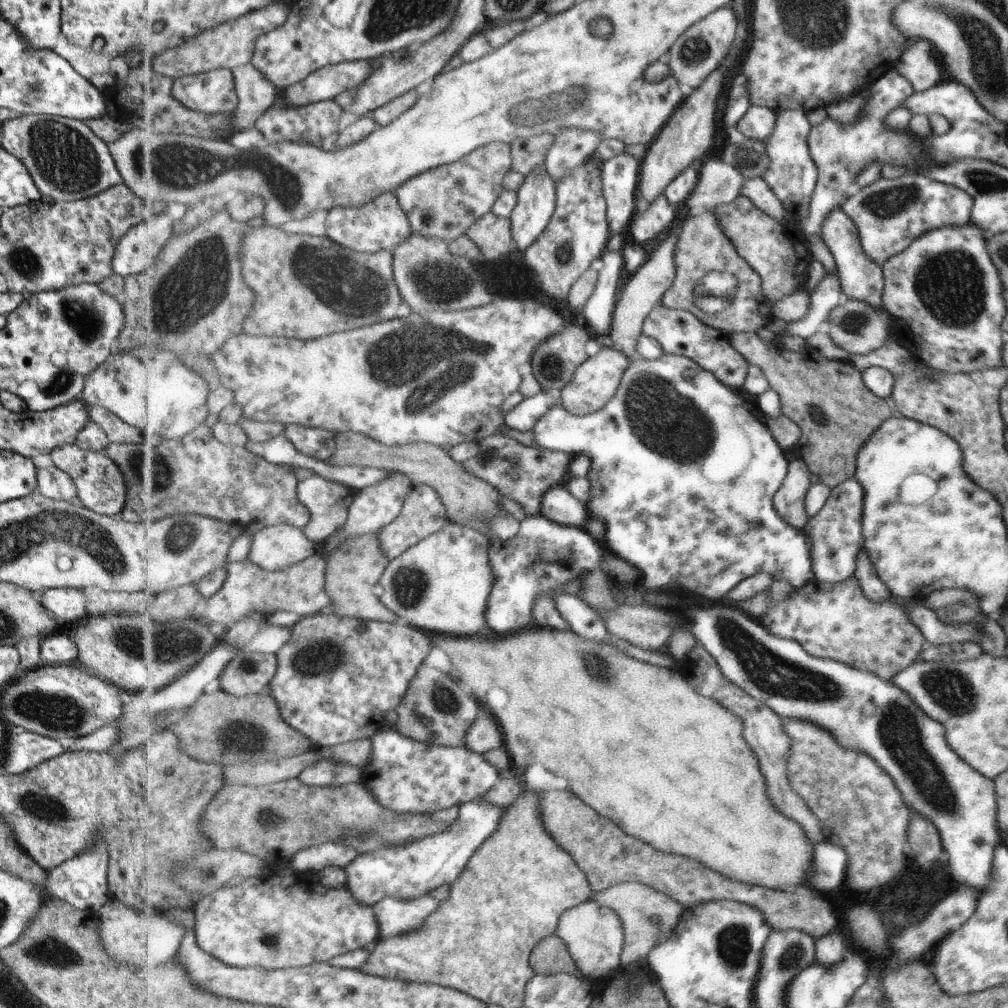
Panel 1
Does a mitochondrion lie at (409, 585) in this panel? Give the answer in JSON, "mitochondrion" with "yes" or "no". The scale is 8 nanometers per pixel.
{"mitochondrion":"yes"}

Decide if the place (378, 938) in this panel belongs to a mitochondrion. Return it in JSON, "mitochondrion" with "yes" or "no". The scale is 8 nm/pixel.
{"mitochondrion":"no"}

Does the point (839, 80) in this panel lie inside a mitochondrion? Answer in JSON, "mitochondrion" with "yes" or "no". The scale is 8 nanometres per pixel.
{"mitochondrion":"no"}

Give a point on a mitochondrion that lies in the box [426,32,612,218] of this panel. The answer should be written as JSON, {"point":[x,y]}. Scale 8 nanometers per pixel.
{"point":[537,111]}

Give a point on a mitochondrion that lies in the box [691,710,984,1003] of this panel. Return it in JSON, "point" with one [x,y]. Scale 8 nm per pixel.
{"point":[733,943]}

